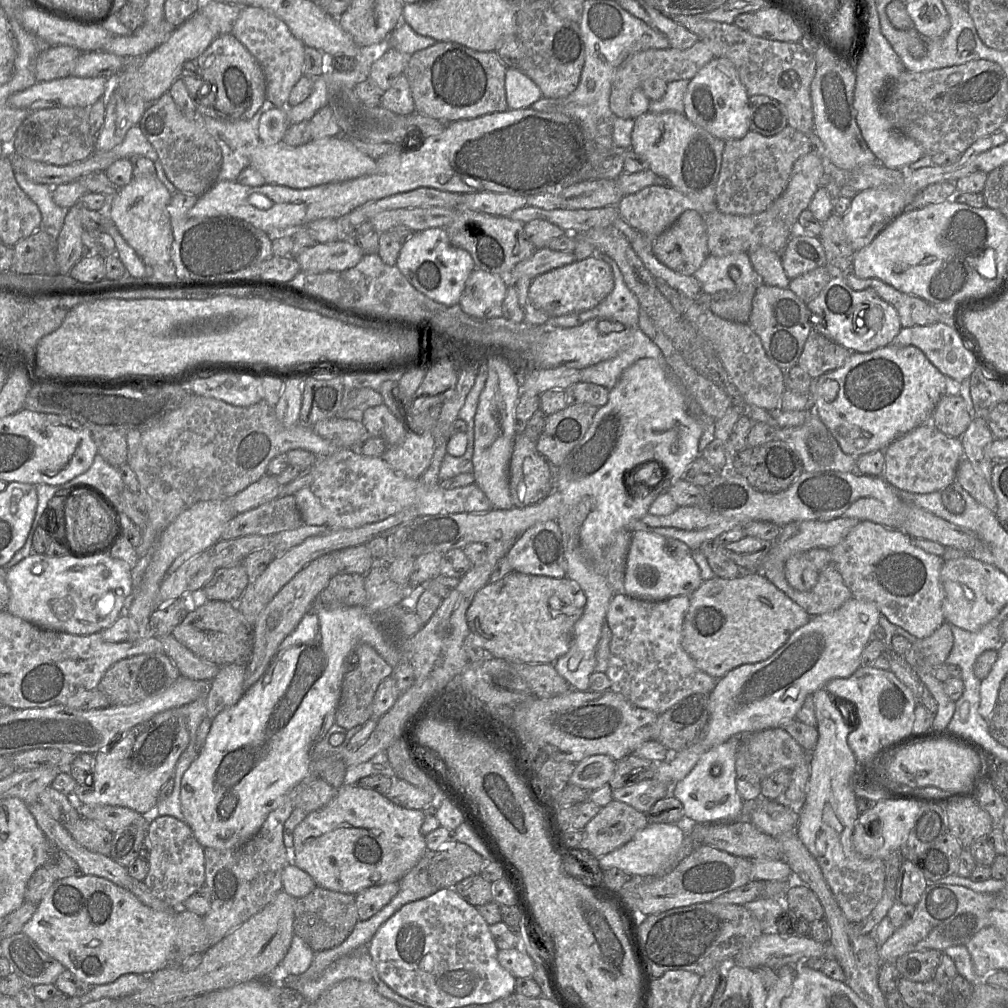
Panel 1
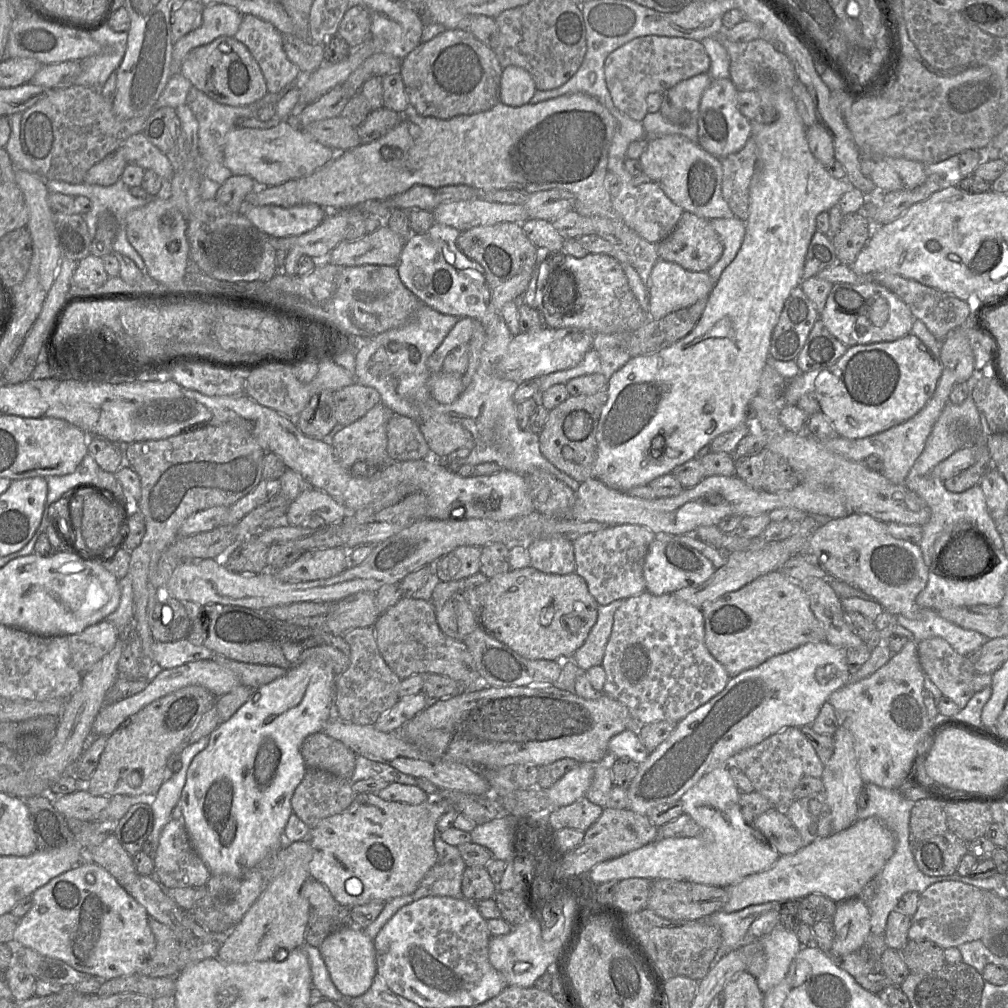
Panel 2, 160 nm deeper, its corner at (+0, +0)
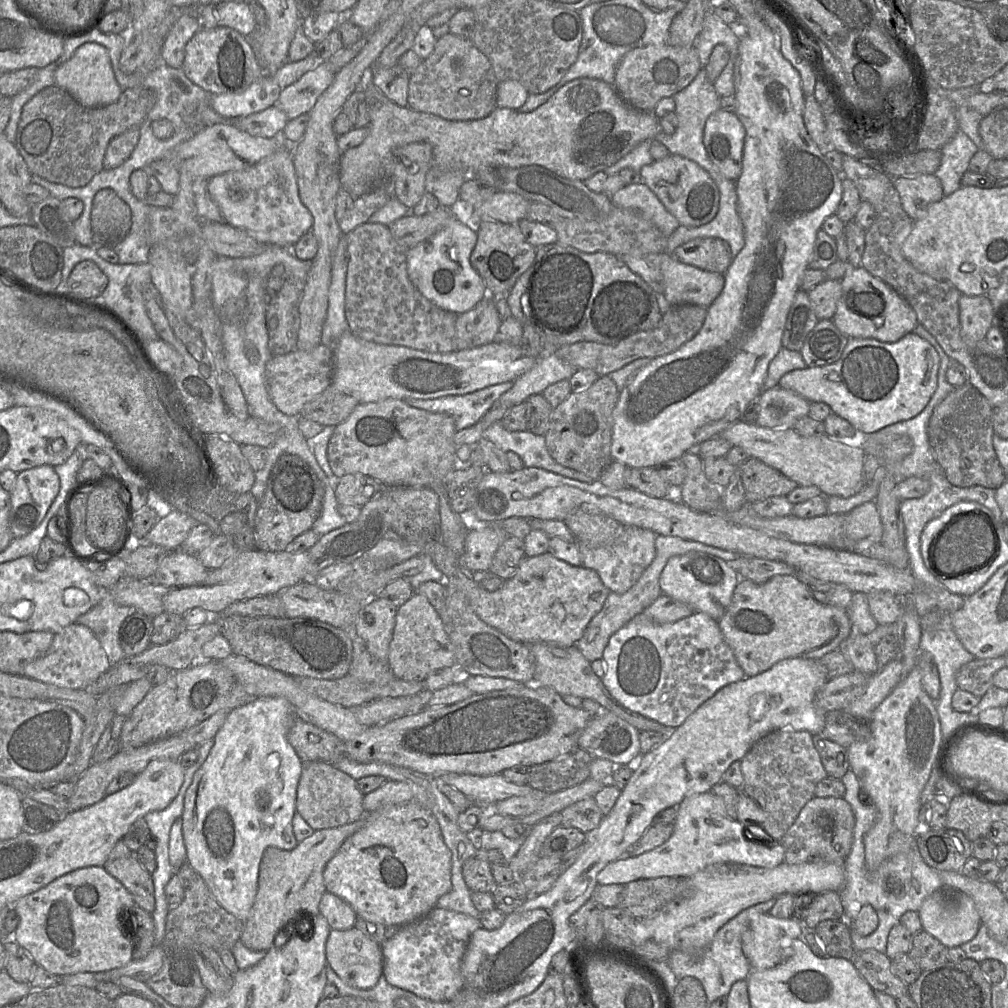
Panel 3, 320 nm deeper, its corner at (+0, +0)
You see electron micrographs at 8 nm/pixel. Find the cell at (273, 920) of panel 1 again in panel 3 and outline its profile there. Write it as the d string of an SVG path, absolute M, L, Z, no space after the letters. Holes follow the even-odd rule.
M362 817L349 824L316 830L304 839L292 850L282 850L276 847L268 847L263 852L258 875L258 891L248 919L244 922L240 941L253 951L268 951L274 945L275 937L284 929L287 930L285 939L291 938L297 932L297 924L303 922L302 930L306 931L311 927L312 919L319 913L319 903L322 895L326 892L323 871L327 863L337 853L344 841L362 828L365 818Z

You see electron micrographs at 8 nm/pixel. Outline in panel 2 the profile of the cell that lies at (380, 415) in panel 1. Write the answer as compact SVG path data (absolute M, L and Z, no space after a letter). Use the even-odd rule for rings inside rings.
M396 413L387 424L387 452L396 461L446 459L431 453L418 422Z

